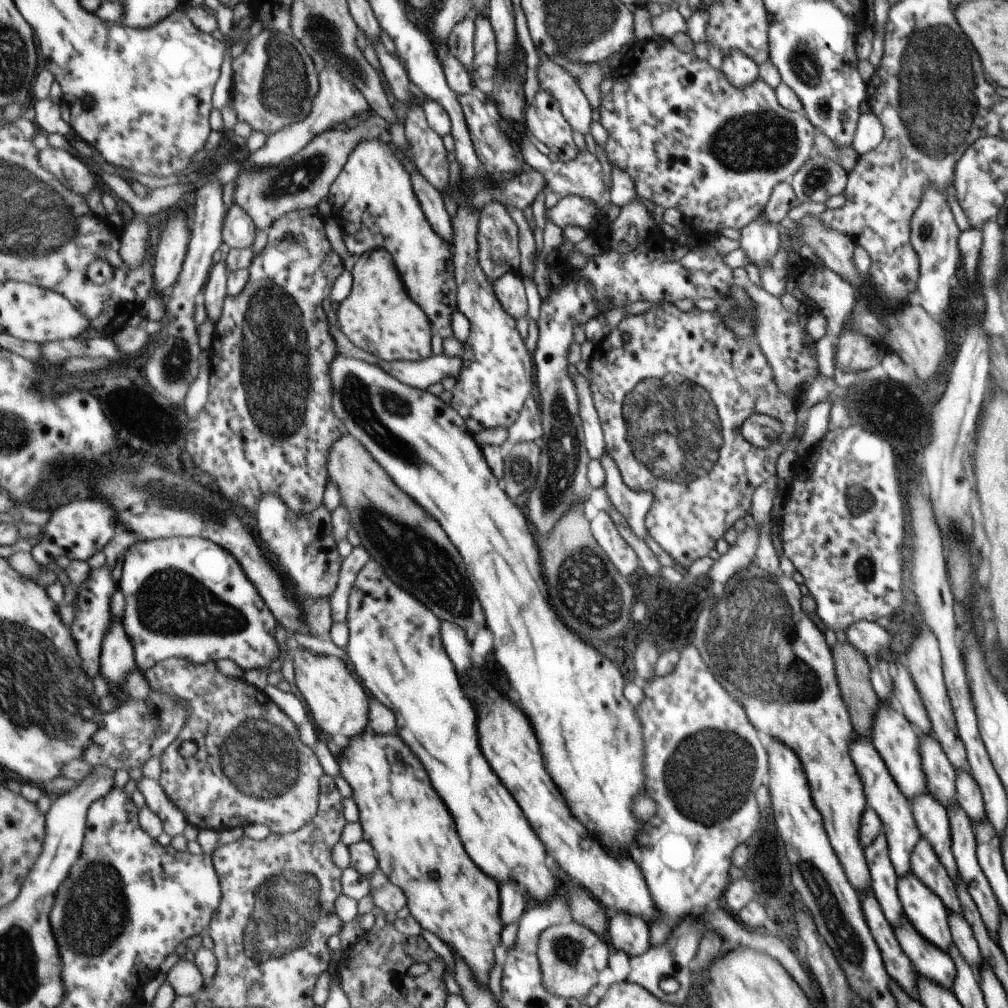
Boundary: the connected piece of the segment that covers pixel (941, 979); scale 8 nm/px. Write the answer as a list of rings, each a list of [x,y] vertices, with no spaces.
[[[906,918],[899,928],[895,926],[892,930],[899,947],[909,958],[915,972],[919,976],[951,990],[951,984],[955,978],[955,966],[947,952],[939,950],[937,946],[933,946],[921,938]]]

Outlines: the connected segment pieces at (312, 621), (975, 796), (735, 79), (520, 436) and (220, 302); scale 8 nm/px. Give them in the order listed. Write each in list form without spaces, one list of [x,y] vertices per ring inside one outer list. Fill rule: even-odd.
[[[323,596],[321,599],[305,599],[302,605],[305,608],[306,621],[310,627],[307,632],[317,638],[328,639],[334,622],[332,596]]]
[[[956,770],[954,786],[956,804],[965,812],[969,822],[972,825],[981,822],[984,818],[982,796],[975,780],[969,776],[969,772]]]
[[[732,51],[723,57],[720,72],[735,89],[749,87],[759,80],[759,66],[743,53]]]
[[[529,396],[519,412],[518,418],[512,426],[506,430],[506,447],[522,442],[532,442],[542,436],[542,425],[540,422],[540,409],[536,398]]]
[[[225,259],[213,264],[209,280],[207,280],[205,288],[203,288],[203,297],[201,298],[205,302],[207,318],[215,323],[221,319],[225,300],[229,297],[227,296],[228,274]]]

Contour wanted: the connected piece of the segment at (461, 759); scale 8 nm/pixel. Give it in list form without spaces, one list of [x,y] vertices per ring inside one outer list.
[[[370,561],[361,570],[350,597],[350,608],[347,625],[350,638],[345,652],[350,658],[354,671],[361,679],[362,685],[385,706],[389,706],[397,714],[399,732],[403,740],[417,752],[421,762],[425,764],[437,792],[449,804],[453,818],[457,820],[457,832],[461,832],[461,840],[465,840],[465,852],[493,876],[493,880],[501,883],[514,883],[524,891],[532,902],[544,902],[557,893],[552,873],[545,868],[545,848],[531,830],[523,812],[511,798],[511,794],[503,788],[503,784],[495,778],[485,758],[477,748],[477,732],[475,732],[475,712],[471,710],[471,702],[463,696],[457,684],[457,672],[447,656],[441,642],[441,620],[421,602],[409,600],[405,590],[392,581],[376,561]]]

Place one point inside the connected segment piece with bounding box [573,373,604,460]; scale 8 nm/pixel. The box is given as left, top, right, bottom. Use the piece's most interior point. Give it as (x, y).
(593, 440)

